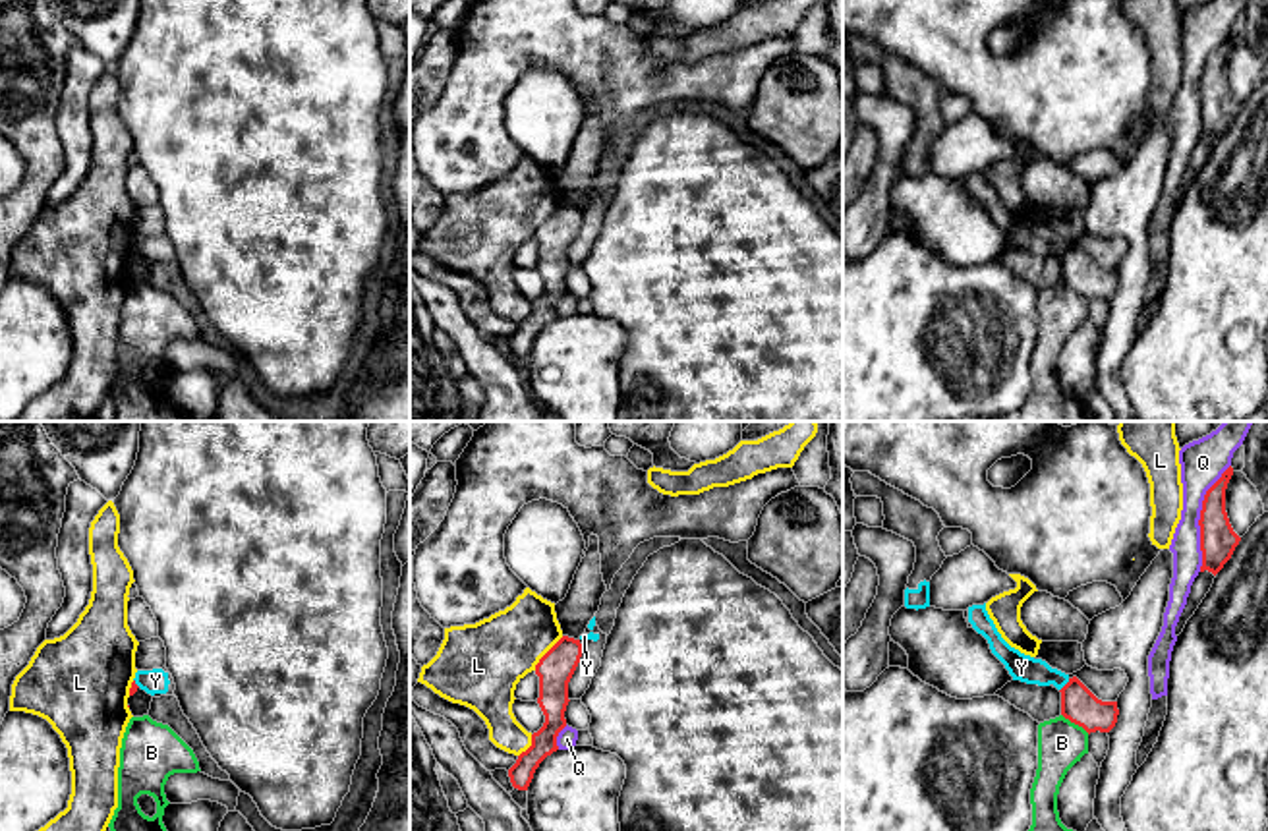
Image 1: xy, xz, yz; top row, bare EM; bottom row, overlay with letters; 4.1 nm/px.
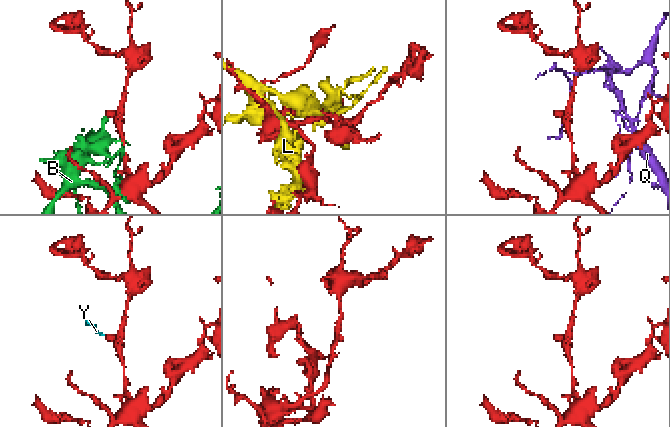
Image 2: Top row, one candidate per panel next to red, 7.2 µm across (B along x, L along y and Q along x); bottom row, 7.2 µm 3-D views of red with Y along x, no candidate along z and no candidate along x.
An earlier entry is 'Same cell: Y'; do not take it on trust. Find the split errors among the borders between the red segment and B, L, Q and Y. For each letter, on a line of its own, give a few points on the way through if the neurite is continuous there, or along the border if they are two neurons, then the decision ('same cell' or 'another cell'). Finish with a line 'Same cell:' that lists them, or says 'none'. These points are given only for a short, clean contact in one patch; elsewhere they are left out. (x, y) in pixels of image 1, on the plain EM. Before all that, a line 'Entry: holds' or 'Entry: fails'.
Entry: fails
B: another cell
L: another cell
Q: another cell
Y: border along yz (1069, 246), (1060, 257); another cell
Same cell: none

